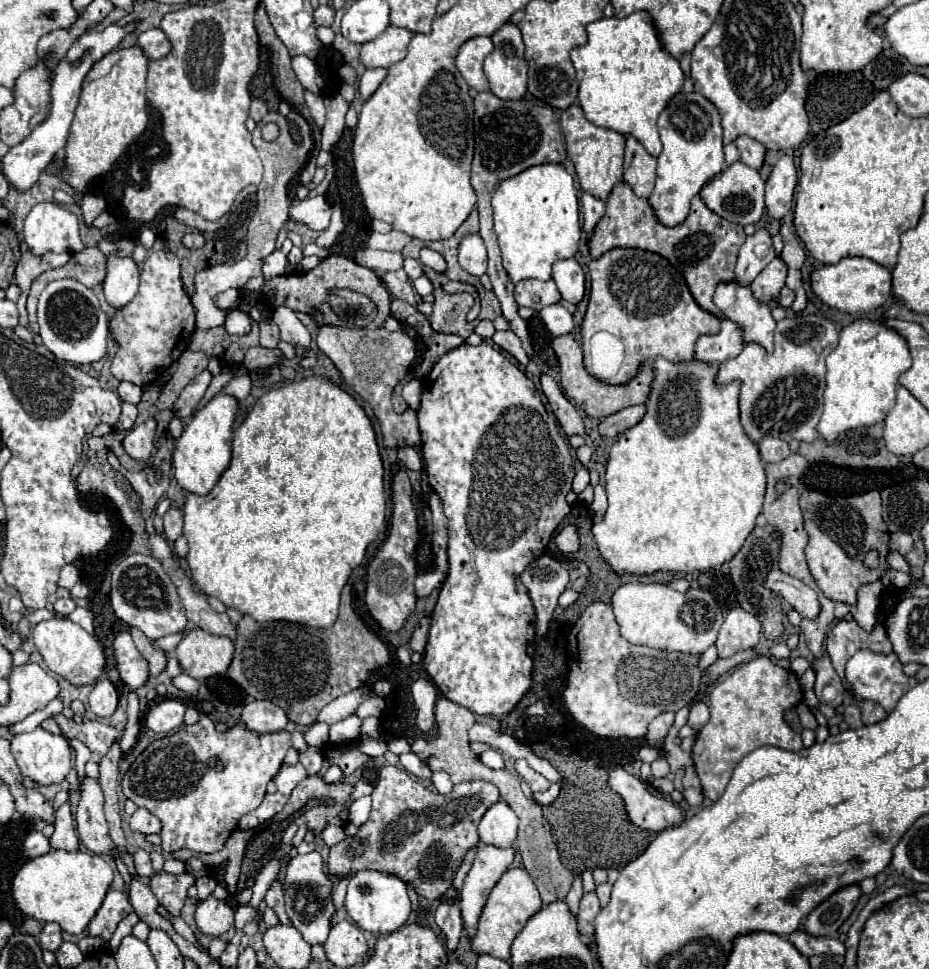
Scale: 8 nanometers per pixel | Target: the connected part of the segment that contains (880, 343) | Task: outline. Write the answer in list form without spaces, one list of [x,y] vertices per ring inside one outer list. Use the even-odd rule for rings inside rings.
[[[860,319],[842,329],[838,347],[826,357],[826,365],[824,413],[816,431],[826,443],[834,443],[842,431],[870,427],[886,419],[896,401],[898,377],[910,369],[912,357],[896,331],[872,319]]]

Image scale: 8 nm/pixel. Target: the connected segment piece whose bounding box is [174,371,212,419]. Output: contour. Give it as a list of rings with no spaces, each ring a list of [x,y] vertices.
[[[202,371],[200,375],[196,375],[180,393],[180,397],[176,399],[174,403],[174,415],[184,419],[184,417],[190,417],[192,411],[198,407],[198,401],[202,399],[206,387],[210,385],[210,379],[212,375],[208,371]]]

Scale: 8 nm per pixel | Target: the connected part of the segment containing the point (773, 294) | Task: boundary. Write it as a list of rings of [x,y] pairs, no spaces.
[[[776,257],[760,271],[760,275],[752,281],[750,289],[760,303],[770,303],[778,297],[780,289],[784,287],[784,281],[786,281],[786,265],[780,257]]]

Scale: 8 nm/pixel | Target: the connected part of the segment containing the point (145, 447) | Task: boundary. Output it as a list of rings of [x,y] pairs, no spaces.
[[[148,419],[142,425],[130,429],[128,435],[122,441],[126,453],[132,459],[146,461],[152,453],[152,447],[154,447],[154,431],[156,431],[156,421],[154,419]]]

